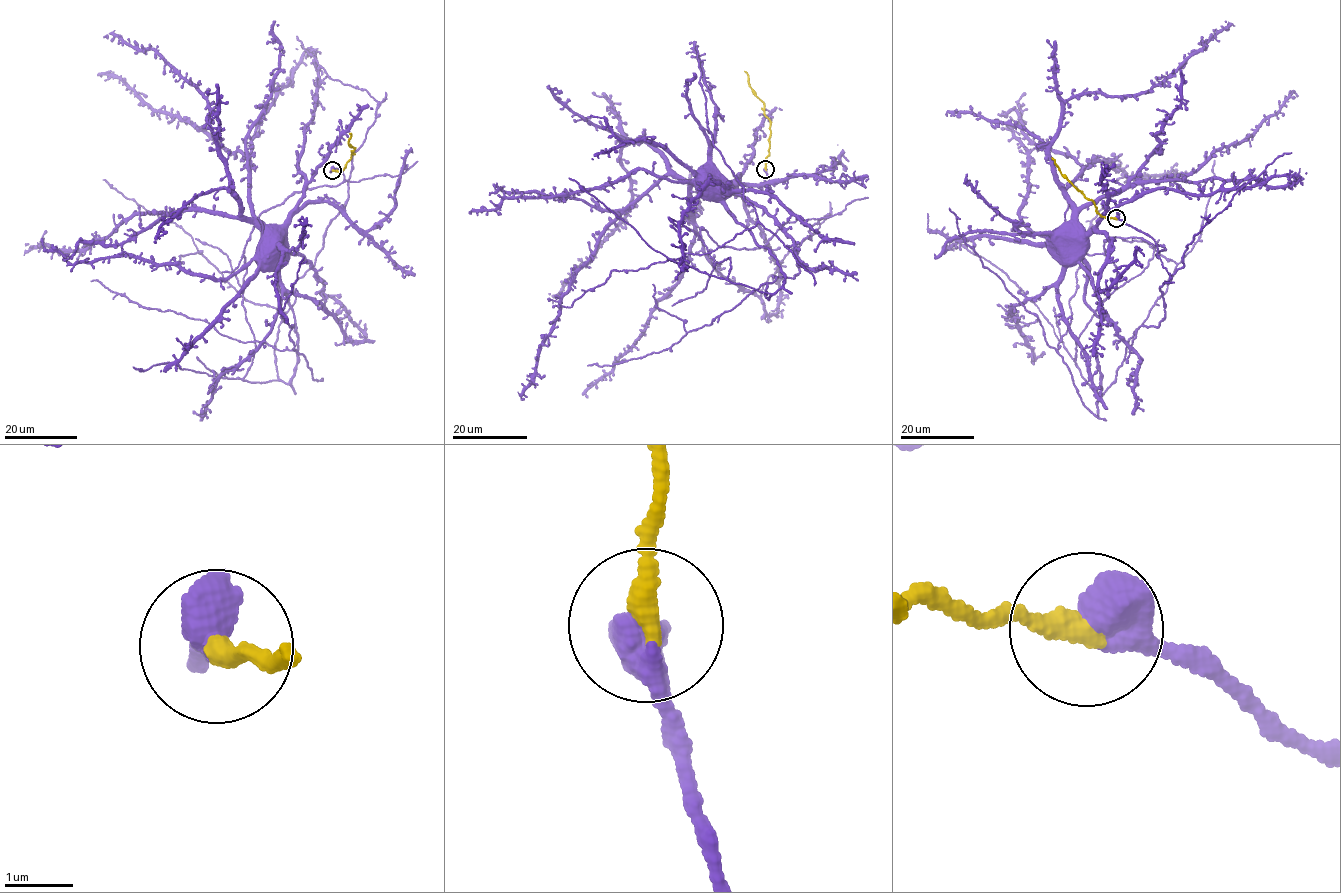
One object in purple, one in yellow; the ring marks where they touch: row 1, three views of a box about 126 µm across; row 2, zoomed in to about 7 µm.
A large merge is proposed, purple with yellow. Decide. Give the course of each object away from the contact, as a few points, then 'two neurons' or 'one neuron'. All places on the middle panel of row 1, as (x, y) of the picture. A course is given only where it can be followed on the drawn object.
course purple (765, 169), (795, 221), (701, 239), (731, 282), (780, 288), (627, 136), (632, 208), (552, 304); course yellow (765, 169), (770, 148), (769, 120), (744, 71); one neuron

